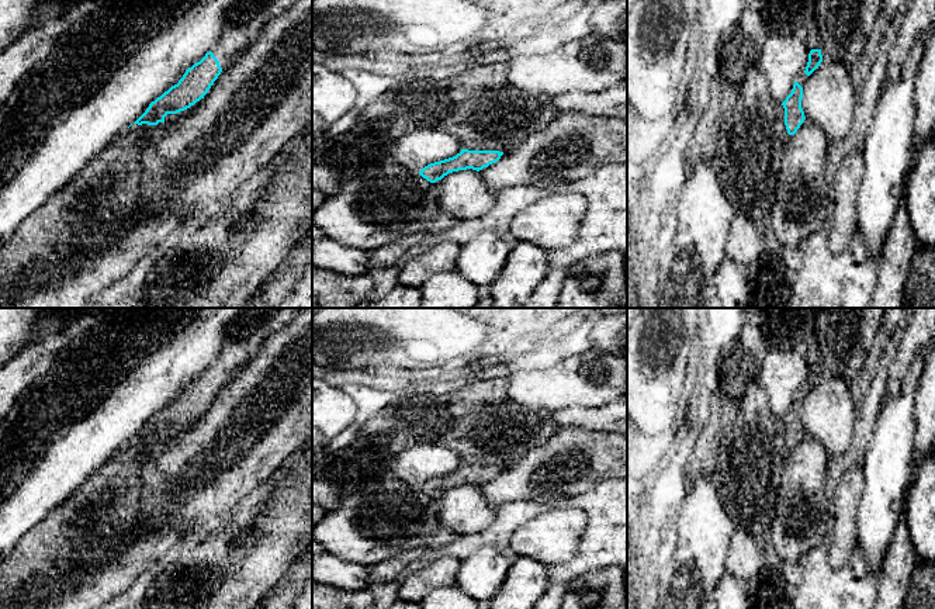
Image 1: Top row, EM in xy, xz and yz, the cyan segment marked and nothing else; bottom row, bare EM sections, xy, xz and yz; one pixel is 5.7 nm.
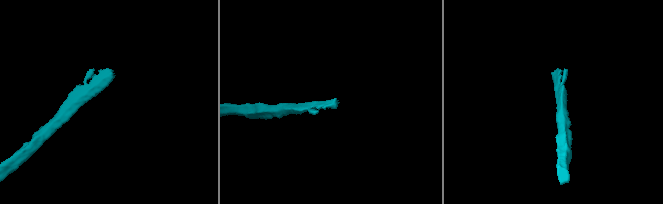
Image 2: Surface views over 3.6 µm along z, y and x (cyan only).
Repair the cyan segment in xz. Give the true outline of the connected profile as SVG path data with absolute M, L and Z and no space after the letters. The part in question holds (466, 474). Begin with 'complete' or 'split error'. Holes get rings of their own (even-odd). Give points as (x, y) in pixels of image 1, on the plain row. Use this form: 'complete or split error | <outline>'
complete | M461 464L461 467L453 473L425 481L419 487L419 489L427 496L436 498L437 495L441 495L444 491L453 487L467 485L467 484L479 487L484 482L488 482L489 480L498 477L502 470L503 467L499 466Z

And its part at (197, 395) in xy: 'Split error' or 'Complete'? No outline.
Split error

